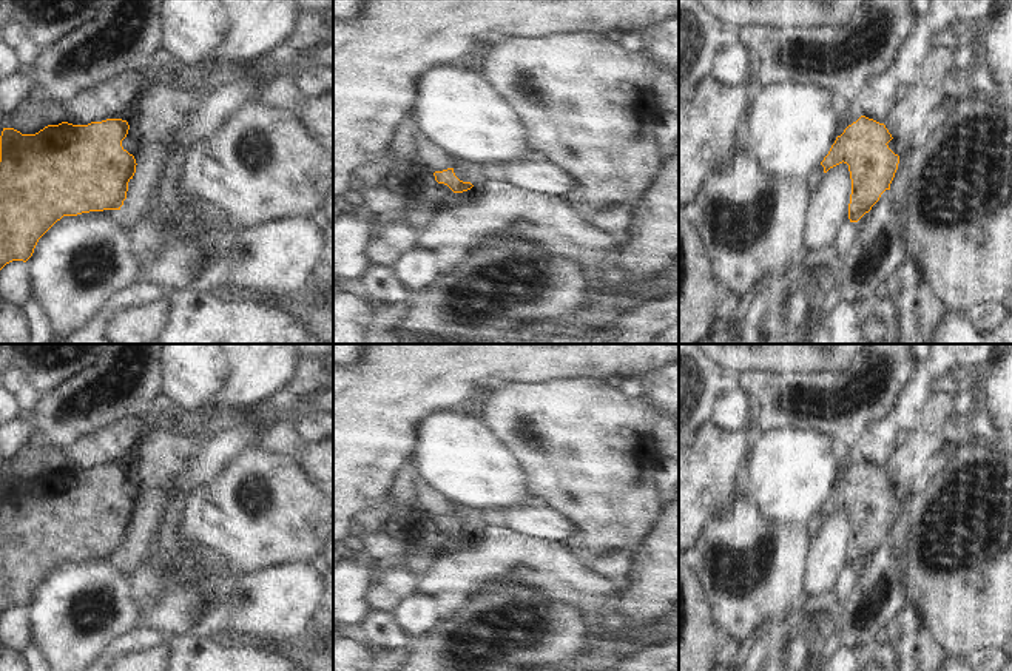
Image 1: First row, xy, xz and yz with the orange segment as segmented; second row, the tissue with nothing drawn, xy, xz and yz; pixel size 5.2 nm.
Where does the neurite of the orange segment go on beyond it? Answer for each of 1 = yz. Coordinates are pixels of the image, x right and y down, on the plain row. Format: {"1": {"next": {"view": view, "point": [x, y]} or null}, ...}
{"1": {"next": null}}

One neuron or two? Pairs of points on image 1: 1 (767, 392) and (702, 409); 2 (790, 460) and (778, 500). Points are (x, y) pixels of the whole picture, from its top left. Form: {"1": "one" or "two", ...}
{"1": "two", "2": "one"}

